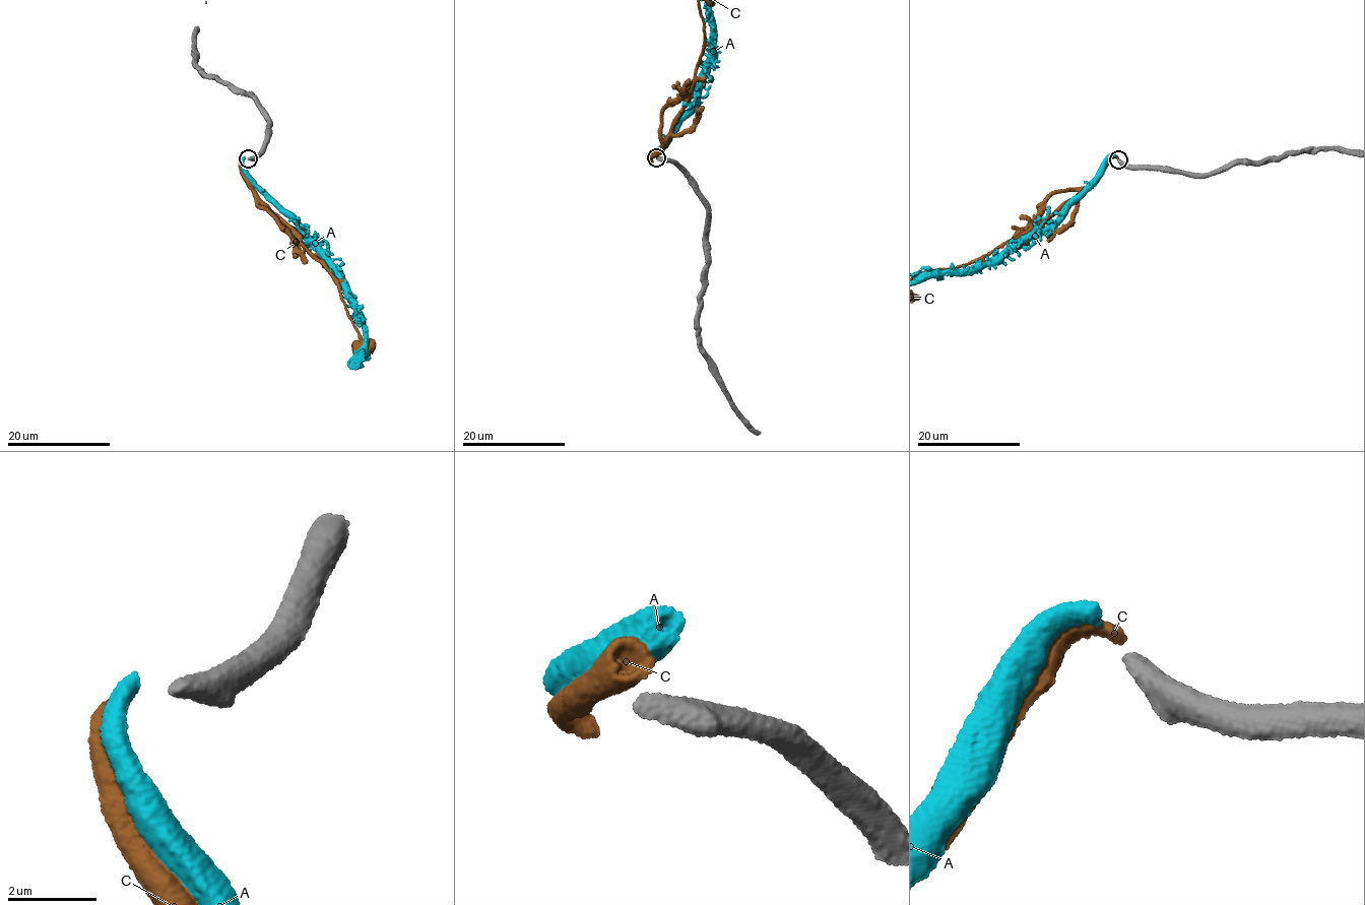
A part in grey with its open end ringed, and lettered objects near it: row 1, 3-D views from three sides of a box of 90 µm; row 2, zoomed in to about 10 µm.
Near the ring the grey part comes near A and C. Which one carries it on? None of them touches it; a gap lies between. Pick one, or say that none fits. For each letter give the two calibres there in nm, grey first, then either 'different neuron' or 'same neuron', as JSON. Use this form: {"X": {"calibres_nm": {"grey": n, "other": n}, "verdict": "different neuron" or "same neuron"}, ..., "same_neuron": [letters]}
{"A": {"calibres_nm": {"grey": 440, "other": 440}, "verdict": "different neuron"}, "C": {"calibres_nm": {"grey": 440, "other": 400}, "verdict": "same neuron"}, "same_neuron": ["C"]}

